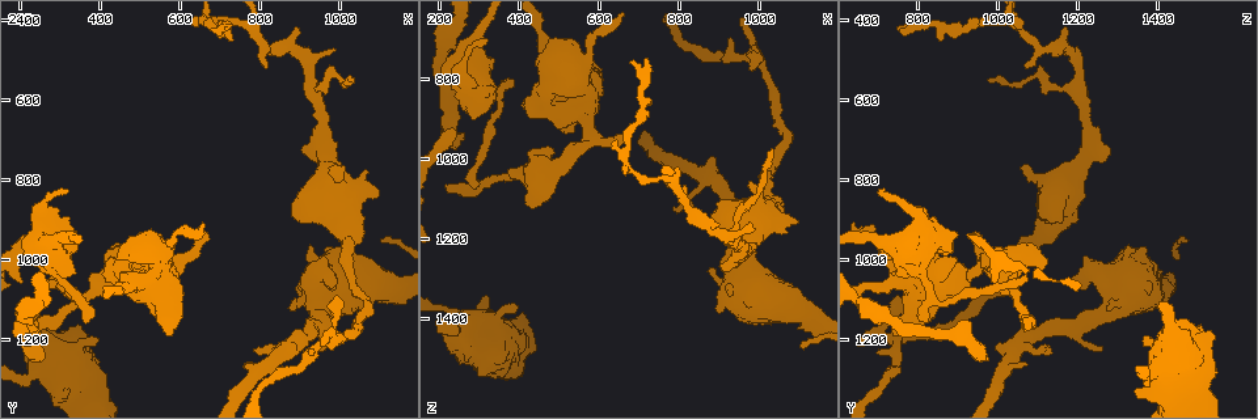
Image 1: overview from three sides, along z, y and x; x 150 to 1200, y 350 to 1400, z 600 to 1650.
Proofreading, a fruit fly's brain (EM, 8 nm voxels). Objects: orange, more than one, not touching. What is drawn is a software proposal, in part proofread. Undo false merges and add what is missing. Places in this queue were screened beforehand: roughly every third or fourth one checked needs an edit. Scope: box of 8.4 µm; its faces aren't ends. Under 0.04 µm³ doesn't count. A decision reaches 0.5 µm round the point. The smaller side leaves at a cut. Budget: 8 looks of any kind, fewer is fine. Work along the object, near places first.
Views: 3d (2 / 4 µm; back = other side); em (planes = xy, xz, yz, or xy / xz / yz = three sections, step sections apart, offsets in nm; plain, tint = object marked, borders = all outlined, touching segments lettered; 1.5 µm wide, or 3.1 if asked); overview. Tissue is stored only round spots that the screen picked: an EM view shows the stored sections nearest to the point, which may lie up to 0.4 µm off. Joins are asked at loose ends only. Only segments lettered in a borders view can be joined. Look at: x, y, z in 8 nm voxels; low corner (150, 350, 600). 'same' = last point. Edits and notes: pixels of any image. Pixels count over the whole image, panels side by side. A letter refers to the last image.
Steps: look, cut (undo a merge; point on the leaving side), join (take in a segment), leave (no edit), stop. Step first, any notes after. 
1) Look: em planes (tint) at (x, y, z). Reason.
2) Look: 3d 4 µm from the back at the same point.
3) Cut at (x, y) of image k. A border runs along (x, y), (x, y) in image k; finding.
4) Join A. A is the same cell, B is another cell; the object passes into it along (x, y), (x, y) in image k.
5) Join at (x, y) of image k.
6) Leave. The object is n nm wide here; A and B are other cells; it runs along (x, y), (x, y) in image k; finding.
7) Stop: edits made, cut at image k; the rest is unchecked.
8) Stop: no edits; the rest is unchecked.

Look: em planes (borders) at (670, 925, 950). An open end.

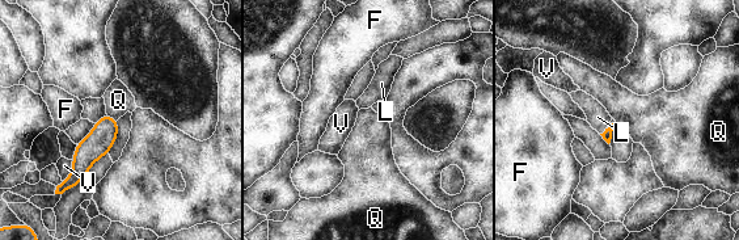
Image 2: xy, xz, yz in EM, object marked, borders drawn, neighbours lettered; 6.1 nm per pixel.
Join L. L is the same cell, F, Q and V are other cells; the object passes into it along (607, 135), (606, 129), (598, 117) in image 2; it goes on there.

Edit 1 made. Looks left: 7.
Look: overview. Redraw.

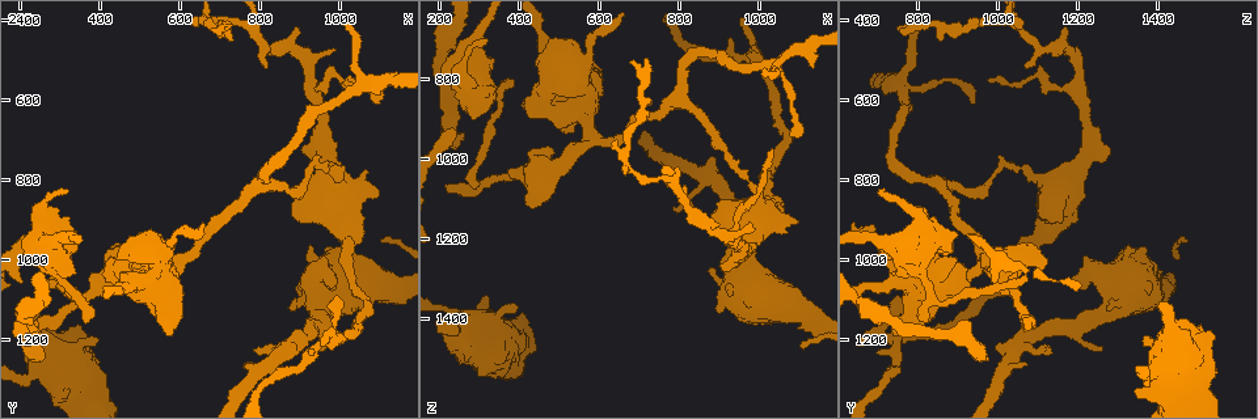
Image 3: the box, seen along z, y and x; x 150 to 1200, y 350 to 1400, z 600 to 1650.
Look: em yz step 8 (tint) at (420, 1020, 1120). An open end.

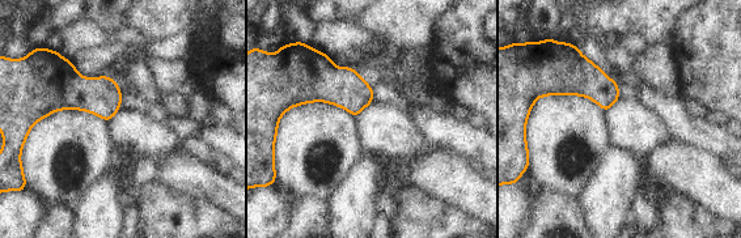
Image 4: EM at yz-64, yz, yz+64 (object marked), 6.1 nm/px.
Look: em planes (borders) at the same point.

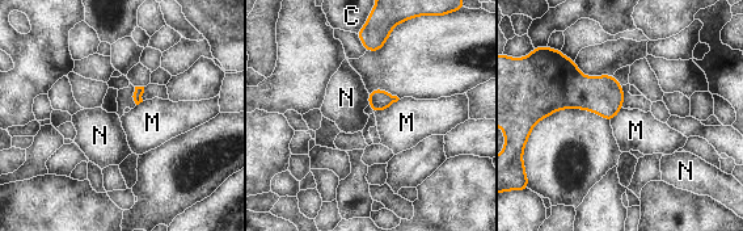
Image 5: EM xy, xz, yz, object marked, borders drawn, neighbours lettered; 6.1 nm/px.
Leave. C, M and N are other cells; a border runs along (367, 93), (368, 104) in image 5; no lettered segment goes on from it.

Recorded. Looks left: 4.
Look: 3d 2 µm at (365, 1160, 820). An open end.

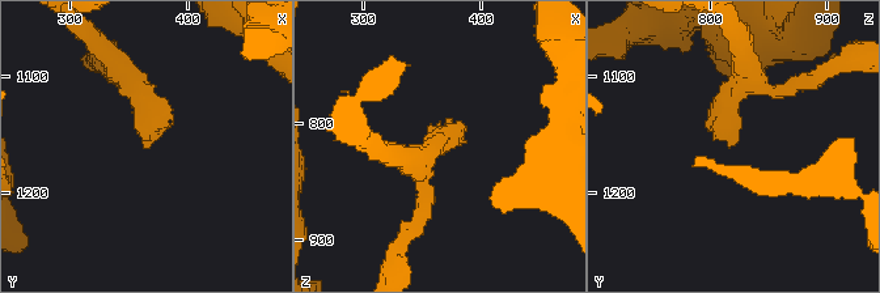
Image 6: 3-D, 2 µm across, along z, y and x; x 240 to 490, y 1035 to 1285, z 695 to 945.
Look: em xy step 4 (plain) at (368, 1158, 826). Now the EM.

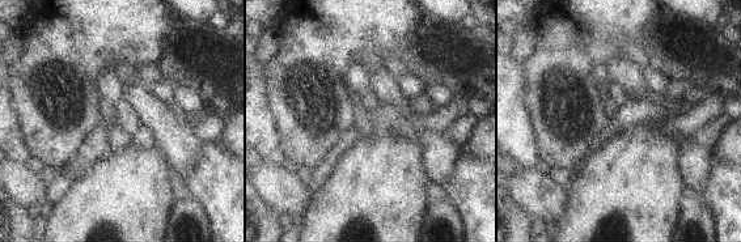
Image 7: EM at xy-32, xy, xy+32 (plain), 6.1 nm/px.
Look: em xy step 4 (borders) at the same point.

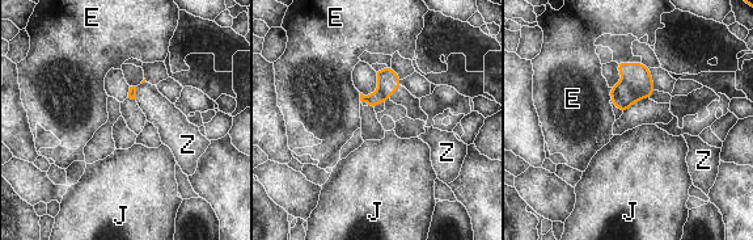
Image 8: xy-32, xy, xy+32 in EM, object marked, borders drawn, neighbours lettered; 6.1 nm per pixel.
Join Z. Z is the same cell, E and J are other cells; it goes on there.

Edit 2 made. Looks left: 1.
Stop: edits made, join at image 2, join at image 8; the rest is unchecked.

